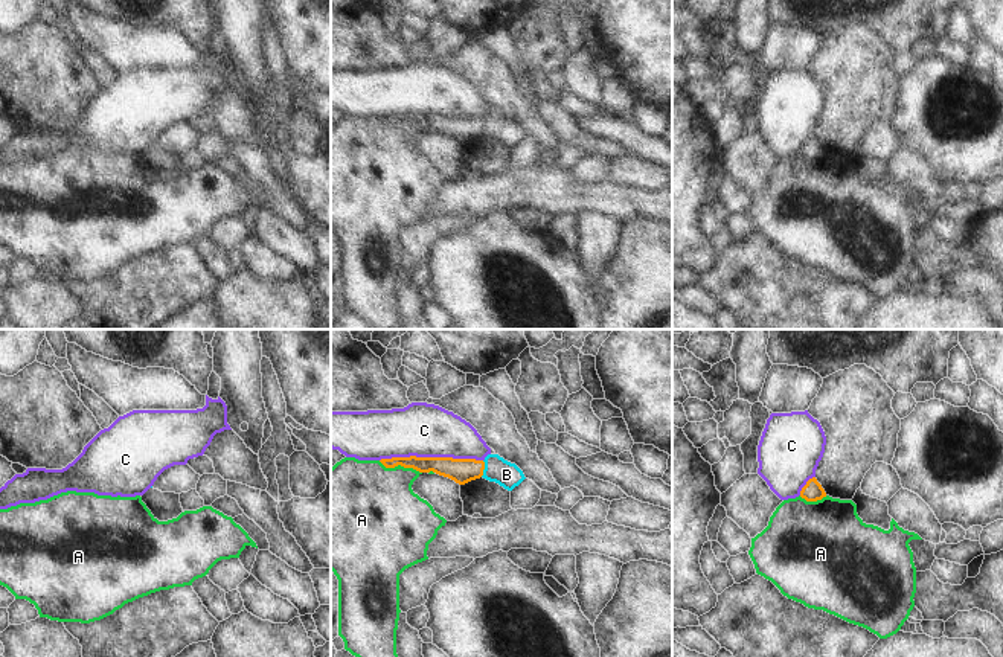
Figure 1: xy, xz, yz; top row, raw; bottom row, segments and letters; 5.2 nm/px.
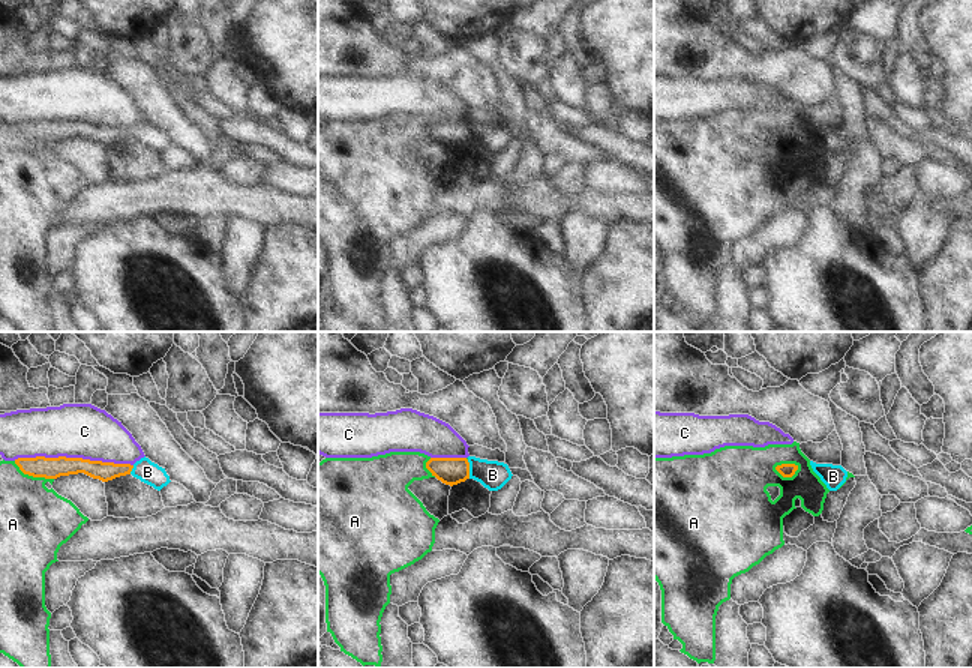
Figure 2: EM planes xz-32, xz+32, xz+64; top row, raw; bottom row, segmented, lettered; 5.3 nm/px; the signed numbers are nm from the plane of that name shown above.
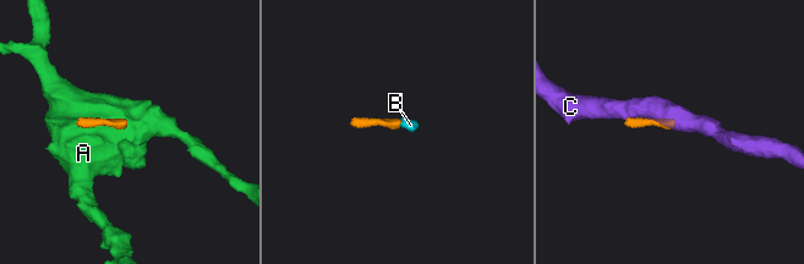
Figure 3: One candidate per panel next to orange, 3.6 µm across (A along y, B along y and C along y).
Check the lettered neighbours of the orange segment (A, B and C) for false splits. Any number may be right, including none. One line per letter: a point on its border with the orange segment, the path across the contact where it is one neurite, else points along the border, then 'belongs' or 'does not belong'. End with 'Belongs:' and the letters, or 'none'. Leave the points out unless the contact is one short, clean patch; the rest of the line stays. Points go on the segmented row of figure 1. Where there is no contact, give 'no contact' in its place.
A: xz (400, 464) | does not belong
B: xz (483, 468) | across xz (462, 471), (483, 468), (496, 468), (506, 474) | belongs
C: xz (430, 458) | does not belong
Belongs: B

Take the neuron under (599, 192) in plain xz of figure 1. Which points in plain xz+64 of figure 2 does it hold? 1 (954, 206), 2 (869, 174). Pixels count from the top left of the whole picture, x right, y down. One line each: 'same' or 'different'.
1: same
2: different

